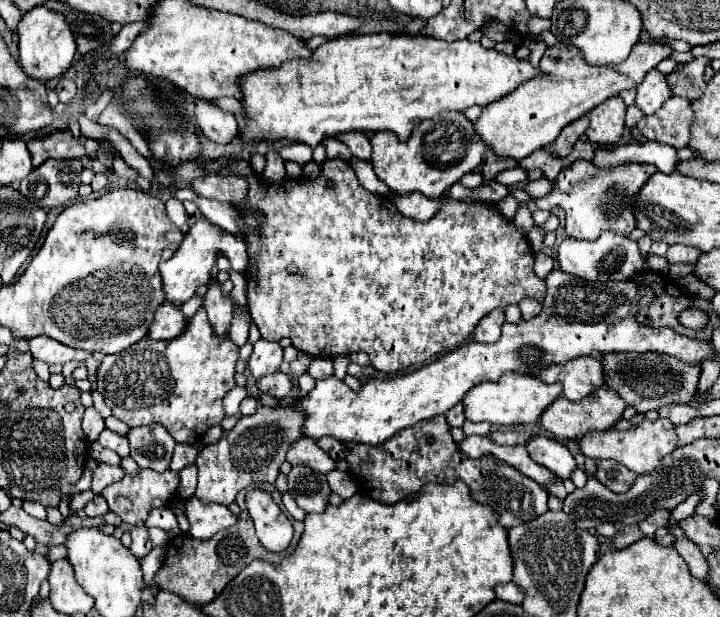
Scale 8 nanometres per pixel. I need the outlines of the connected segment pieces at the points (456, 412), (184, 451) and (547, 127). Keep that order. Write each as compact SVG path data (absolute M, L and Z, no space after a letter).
M456 404L454 408L450 408L444 416L446 416L446 420L448 420L448 426L452 426L452 428L454 428L454 426L460 428L460 426L464 424L464 420L466 420L466 418L464 418L464 412L462 412L462 404Z
M178 444L176 450L174 450L174 456L172 456L172 460L170 460L168 470L178 472L180 468L184 468L184 466L188 466L188 464L194 464L194 454L196 454L196 452L198 452L198 450L196 450L194 446L182 446L182 444Z
M666 40L636 42L628 60L620 64L594 66L584 60L576 46L558 42L556 46L548 46L540 60L540 68L548 72L548 76L526 82L522 88L518 88L518 92L506 96L506 100L496 100L496 104L486 106L480 118L474 122L474 130L478 132L480 140L494 150L496 156L520 160L550 144L566 124L588 114L604 100L642 84L646 72L656 68L672 52L674 48Z

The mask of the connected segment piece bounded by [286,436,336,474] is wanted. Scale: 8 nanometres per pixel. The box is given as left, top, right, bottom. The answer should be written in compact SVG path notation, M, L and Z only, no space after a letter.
M306 436L298 438L294 444L290 444L288 448L288 454L286 454L286 460L294 466L294 464L302 464L302 466L308 466L308 468L314 468L316 472L330 472L336 468L336 462L330 454L326 454L318 444L316 440L310 440Z

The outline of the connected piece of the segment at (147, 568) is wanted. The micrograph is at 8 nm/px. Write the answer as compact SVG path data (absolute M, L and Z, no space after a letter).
M156 546L146 558L140 560L140 564L142 564L142 572L144 572L144 580L146 580L146 584L148 584L150 588L154 588L154 590L158 590L158 588L154 586L152 578L154 578L154 574L158 572L158 568L162 566L164 554L166 554L166 548L164 548L164 546Z

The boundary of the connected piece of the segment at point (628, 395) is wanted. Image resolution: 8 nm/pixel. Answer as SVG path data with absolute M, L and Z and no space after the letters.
M618 352L618 354L604 354L602 356L604 378L610 388L620 392L628 406L634 406L638 412L660 410L668 404L688 404L698 390L700 380L700 366L686 364L674 356L666 354L638 354L638 352Z

